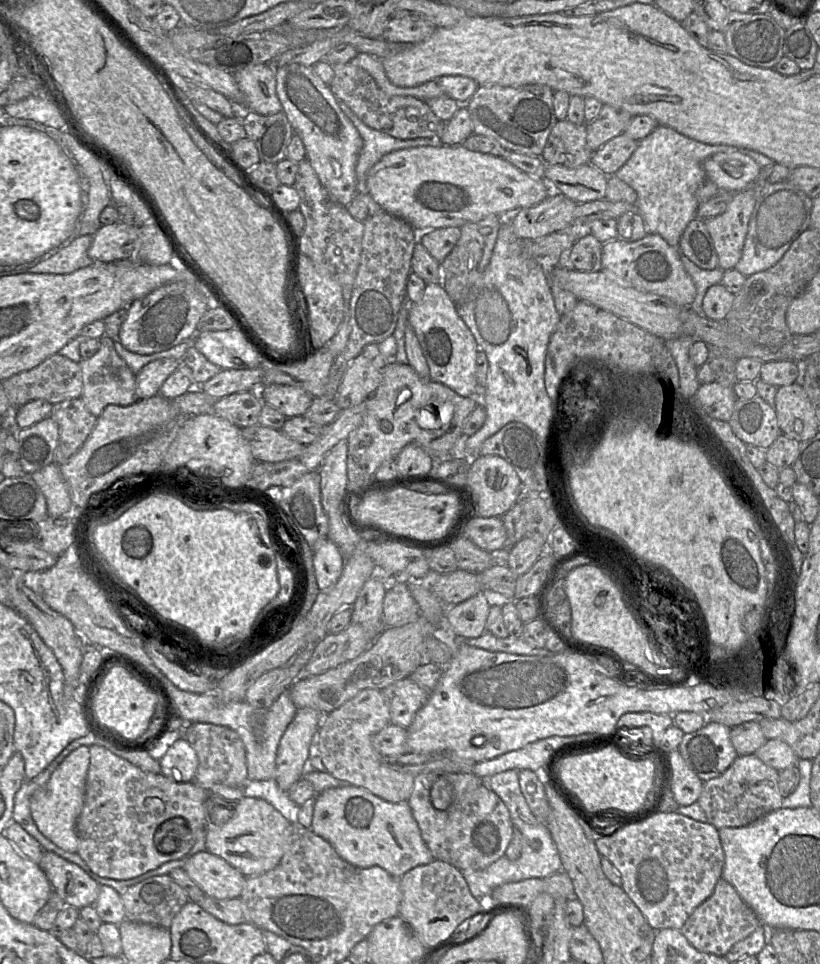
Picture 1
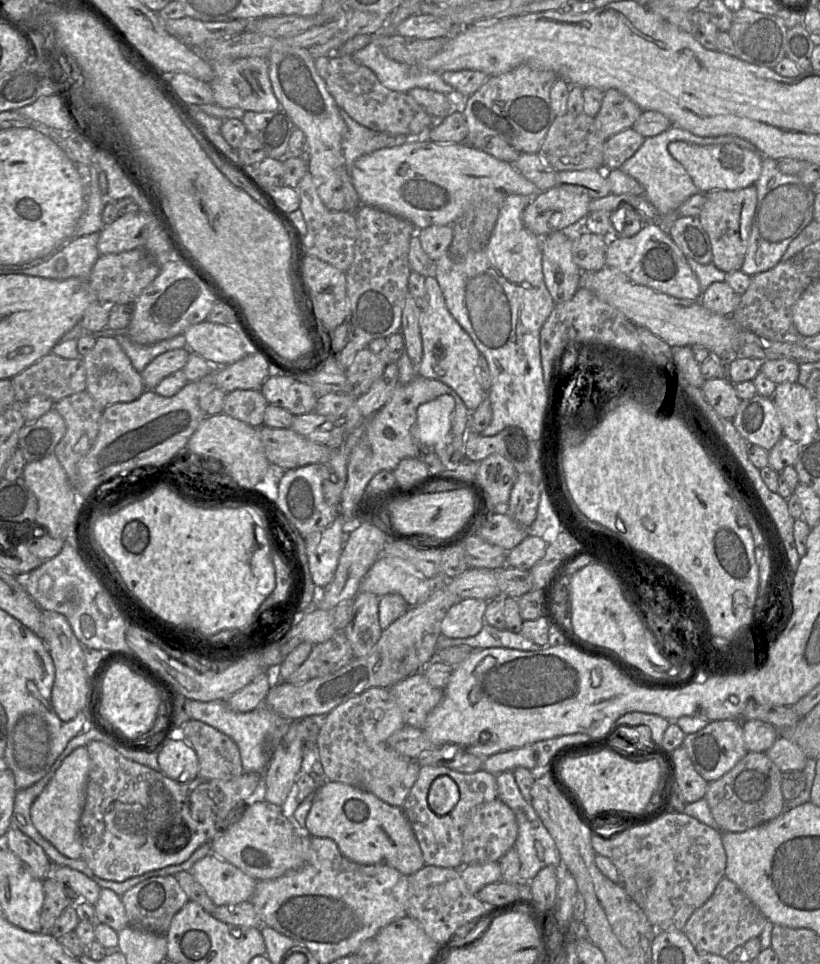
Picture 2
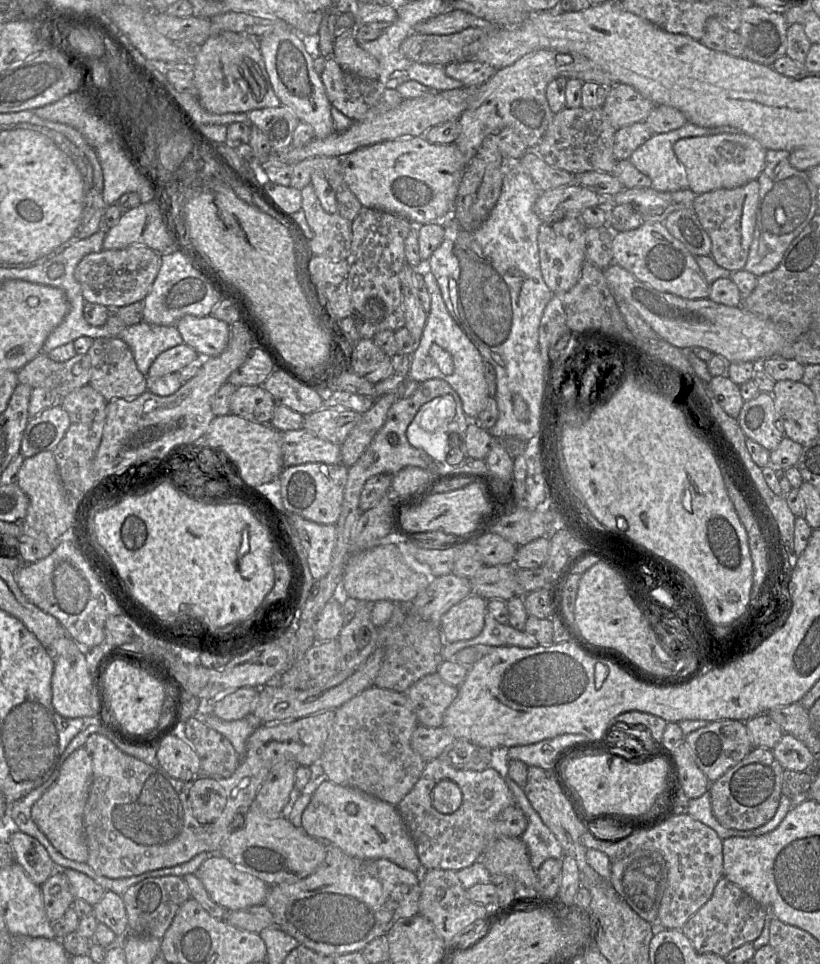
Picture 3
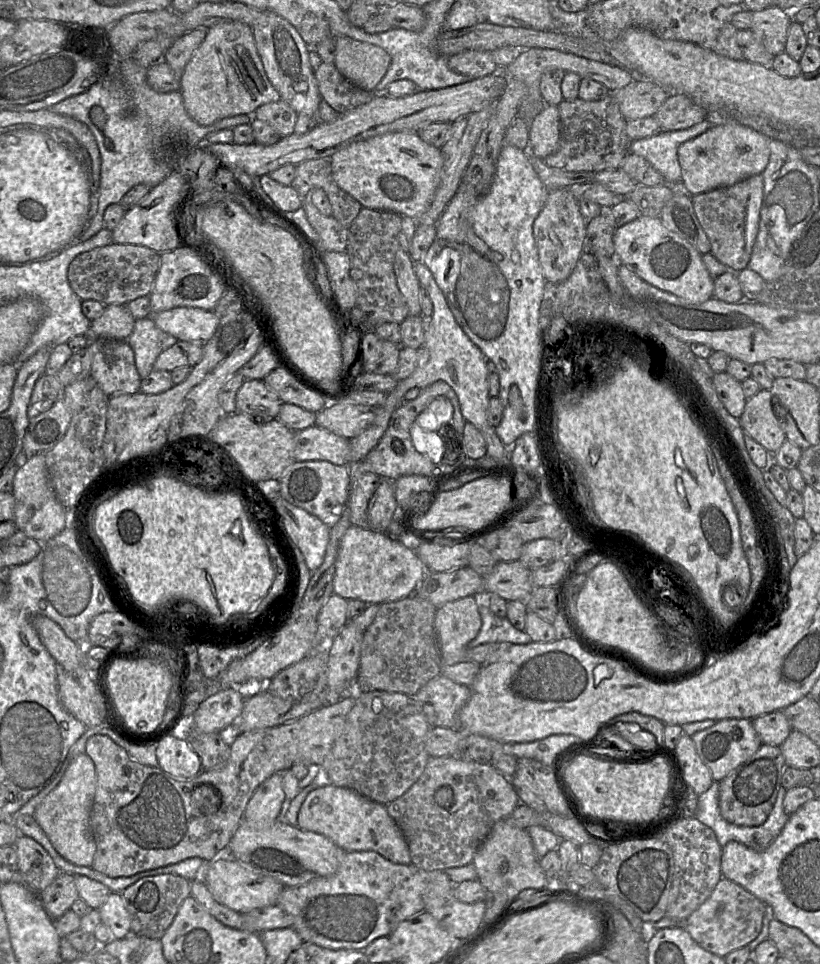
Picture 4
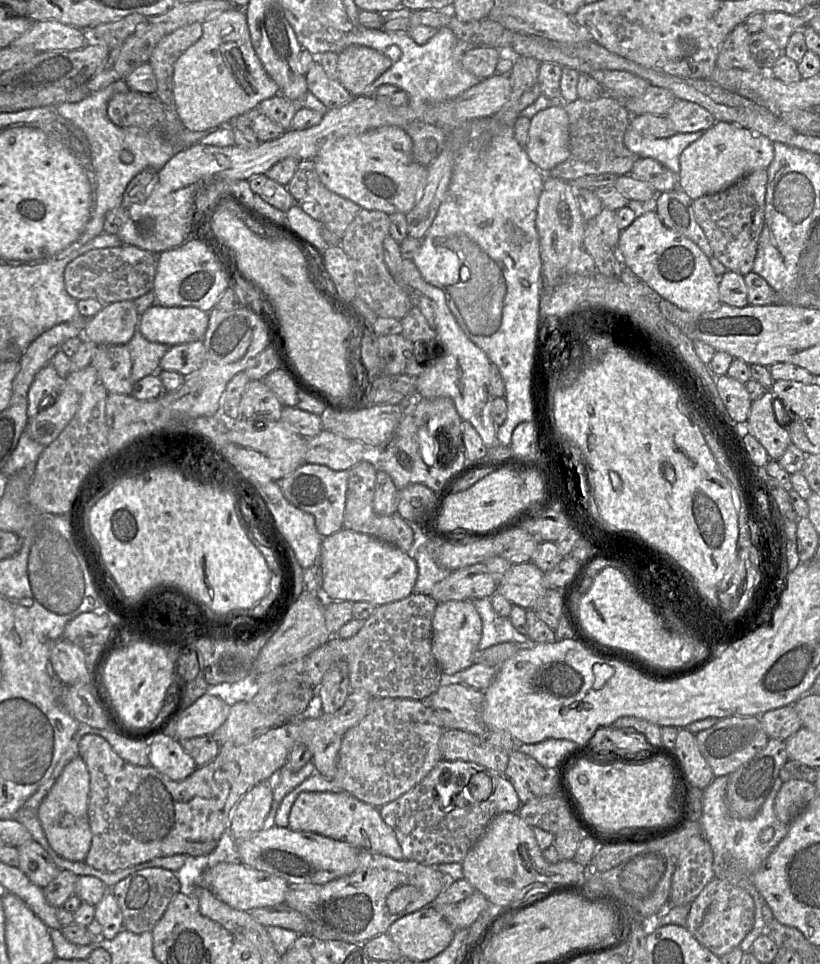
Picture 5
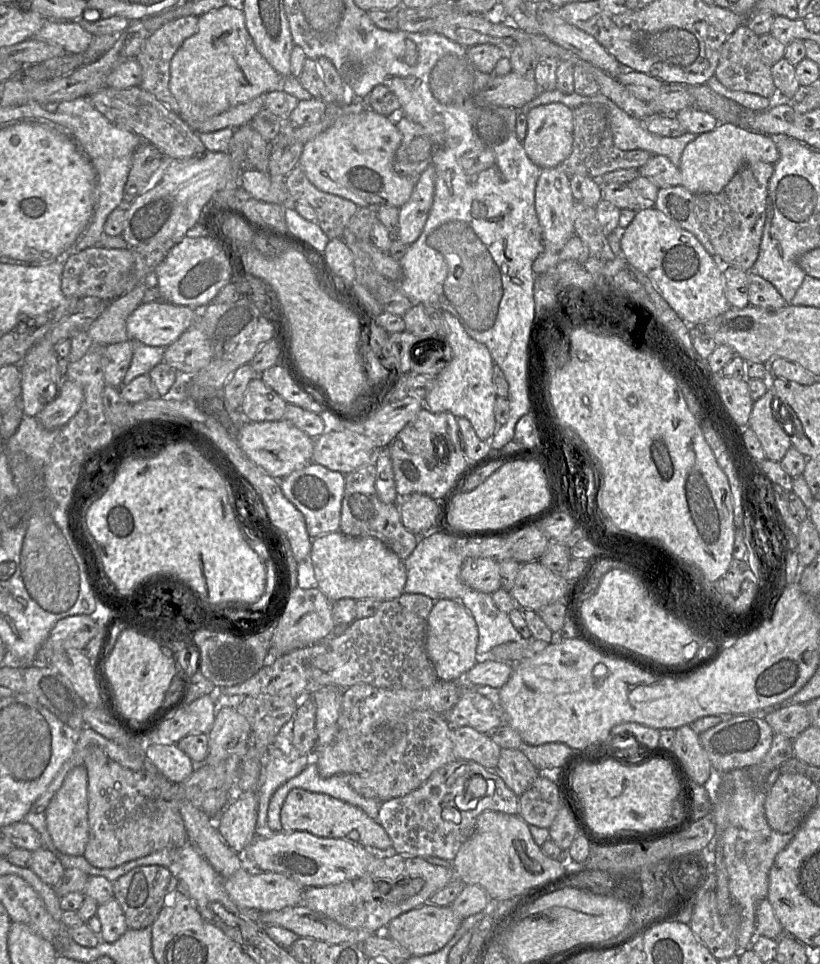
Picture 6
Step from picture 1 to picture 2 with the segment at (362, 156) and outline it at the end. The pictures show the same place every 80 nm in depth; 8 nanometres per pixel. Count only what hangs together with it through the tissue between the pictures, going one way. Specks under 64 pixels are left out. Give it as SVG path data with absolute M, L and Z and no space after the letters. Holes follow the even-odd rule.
M339 108L339 114L347 127L346 134L342 140L342 152L345 158L345 168L348 173L354 162L365 154L382 148L394 147L406 141L430 140L428 133L420 134L418 137L414 137L414 139L406 136L392 136L359 124L341 108Z

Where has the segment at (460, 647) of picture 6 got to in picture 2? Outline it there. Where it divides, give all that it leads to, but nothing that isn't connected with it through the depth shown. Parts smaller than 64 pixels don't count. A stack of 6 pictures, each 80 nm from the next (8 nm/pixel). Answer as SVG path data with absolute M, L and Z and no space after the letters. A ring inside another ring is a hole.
M469 598L453 605L441 623L441 634L453 639L476 636L484 625L488 601Z

